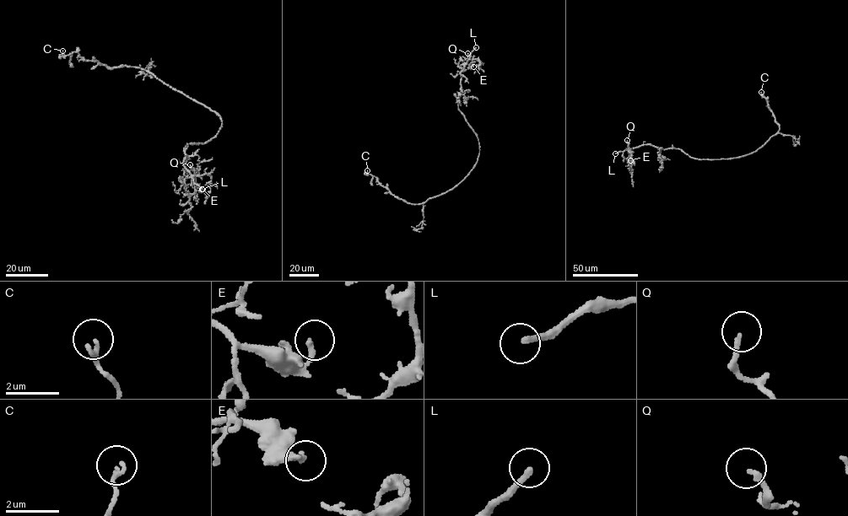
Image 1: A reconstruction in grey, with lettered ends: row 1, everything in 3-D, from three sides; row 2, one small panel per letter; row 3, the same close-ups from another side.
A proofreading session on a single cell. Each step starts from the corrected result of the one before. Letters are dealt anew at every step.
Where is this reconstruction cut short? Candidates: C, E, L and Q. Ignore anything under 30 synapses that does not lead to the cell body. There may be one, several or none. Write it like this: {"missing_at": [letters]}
{"missing_at": ["L"]}

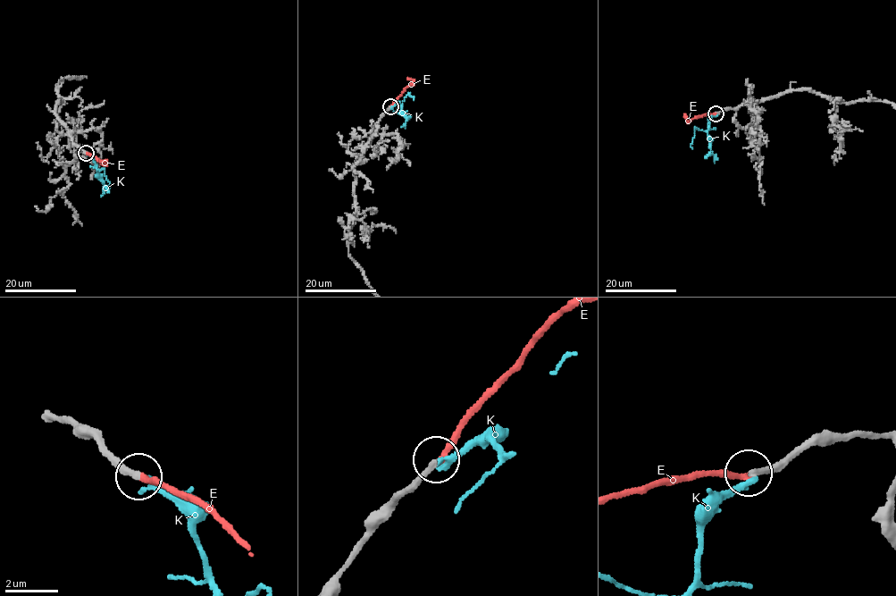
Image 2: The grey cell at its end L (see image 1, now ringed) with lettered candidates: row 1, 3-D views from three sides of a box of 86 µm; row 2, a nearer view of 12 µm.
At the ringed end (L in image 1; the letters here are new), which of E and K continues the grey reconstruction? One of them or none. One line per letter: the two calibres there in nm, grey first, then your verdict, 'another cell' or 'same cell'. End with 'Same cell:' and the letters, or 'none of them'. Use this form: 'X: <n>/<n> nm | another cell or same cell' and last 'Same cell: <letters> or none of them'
E: 240/240 nm | same cell
K: 260/240 nm | another cell
Same cell: E

